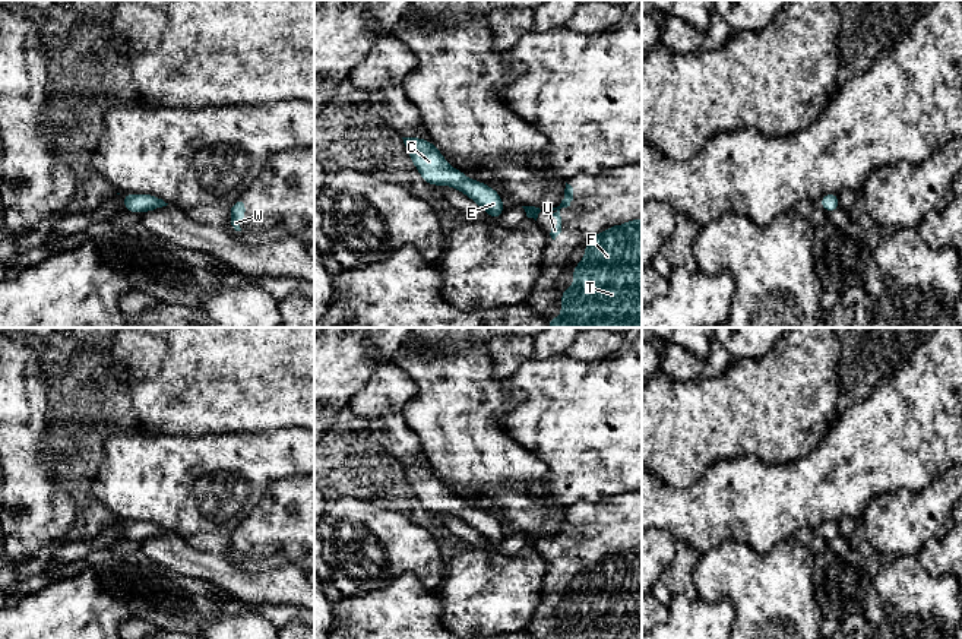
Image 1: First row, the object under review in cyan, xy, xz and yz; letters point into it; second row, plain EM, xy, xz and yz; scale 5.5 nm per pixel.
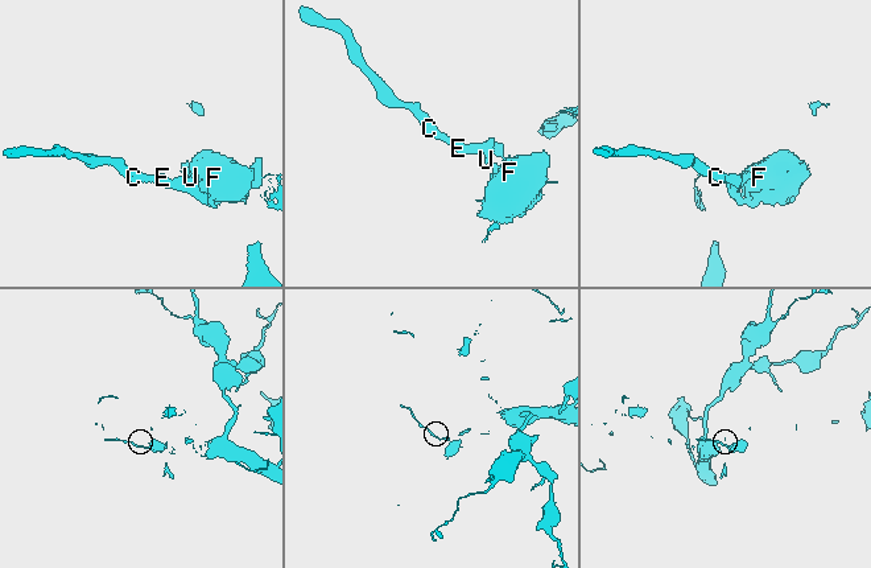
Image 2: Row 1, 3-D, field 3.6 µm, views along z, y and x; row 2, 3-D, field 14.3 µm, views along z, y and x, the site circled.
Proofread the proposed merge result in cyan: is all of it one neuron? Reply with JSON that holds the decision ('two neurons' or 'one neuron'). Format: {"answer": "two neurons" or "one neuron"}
{"answer": "one neuron"}

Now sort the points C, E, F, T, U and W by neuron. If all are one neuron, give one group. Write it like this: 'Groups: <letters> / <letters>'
Groups: C E F T U W

